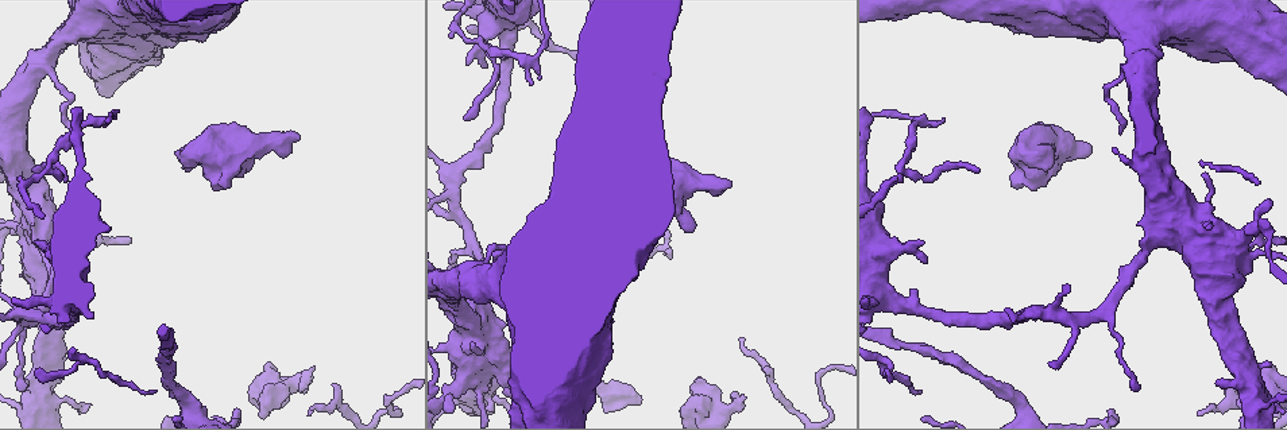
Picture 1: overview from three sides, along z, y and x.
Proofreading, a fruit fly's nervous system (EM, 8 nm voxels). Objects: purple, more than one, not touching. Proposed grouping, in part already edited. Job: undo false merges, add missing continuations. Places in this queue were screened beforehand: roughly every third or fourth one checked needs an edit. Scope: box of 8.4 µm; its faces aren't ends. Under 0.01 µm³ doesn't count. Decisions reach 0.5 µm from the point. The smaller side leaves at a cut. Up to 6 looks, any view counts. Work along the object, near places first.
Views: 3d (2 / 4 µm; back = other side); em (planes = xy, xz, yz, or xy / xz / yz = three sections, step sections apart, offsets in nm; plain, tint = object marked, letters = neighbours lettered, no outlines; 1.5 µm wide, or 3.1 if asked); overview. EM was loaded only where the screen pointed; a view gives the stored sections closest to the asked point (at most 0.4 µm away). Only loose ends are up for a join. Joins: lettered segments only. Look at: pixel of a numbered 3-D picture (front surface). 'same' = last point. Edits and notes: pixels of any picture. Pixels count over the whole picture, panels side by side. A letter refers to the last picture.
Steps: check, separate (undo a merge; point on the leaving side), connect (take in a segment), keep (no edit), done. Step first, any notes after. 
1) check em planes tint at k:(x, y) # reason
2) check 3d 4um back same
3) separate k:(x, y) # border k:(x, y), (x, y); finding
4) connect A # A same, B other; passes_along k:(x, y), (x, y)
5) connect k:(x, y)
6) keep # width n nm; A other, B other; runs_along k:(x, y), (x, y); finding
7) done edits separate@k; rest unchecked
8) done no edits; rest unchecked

check 3d 4um at 1:(927, 262) # free end

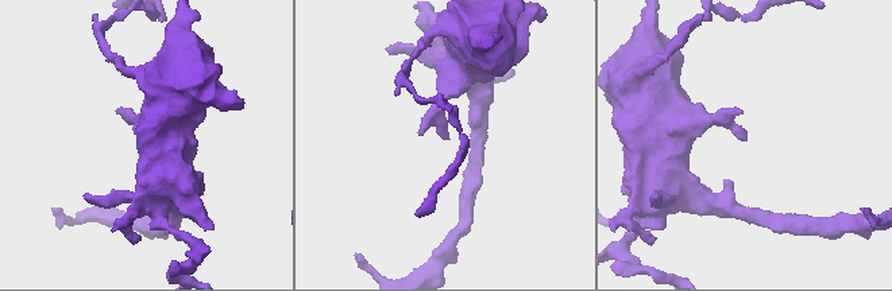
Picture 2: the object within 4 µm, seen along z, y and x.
check em xy step 8 letters at 2:(746, 137) # need the tissue

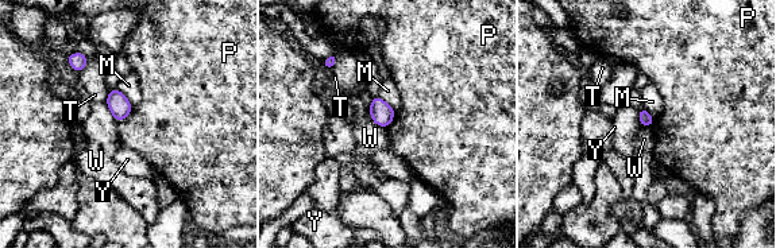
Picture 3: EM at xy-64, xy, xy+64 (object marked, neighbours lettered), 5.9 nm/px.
check em planes letters same

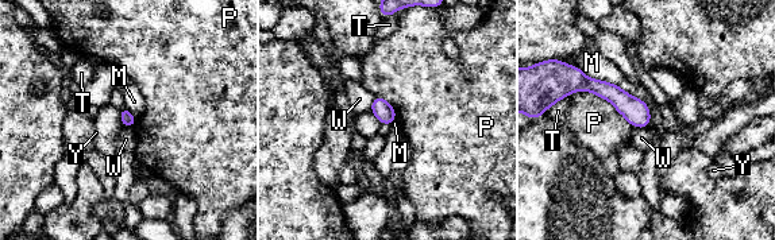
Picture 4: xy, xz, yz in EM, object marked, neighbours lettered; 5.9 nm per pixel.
keep # longest_contact M 480 nm; M other, P other, T other, W other, Y other; no lettered segment goes on from it

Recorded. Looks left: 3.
check em planes letters at 1:(918, 393) # thin end

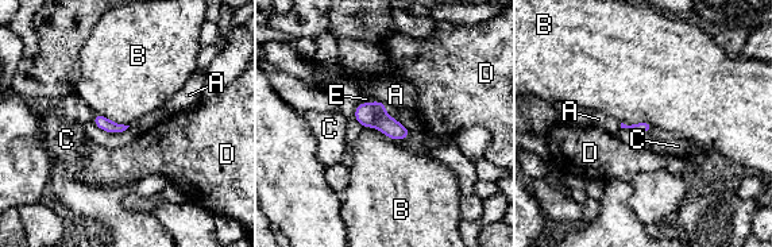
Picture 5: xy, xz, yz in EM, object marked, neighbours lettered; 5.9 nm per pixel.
keep # A other, B other, C other, D other, E other; border 5:(95, 112), (112, 122), (128, 126); no lettered segment goes on from it

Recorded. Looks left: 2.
check 3d 4um at 1:(186, 401) # sudden change in width

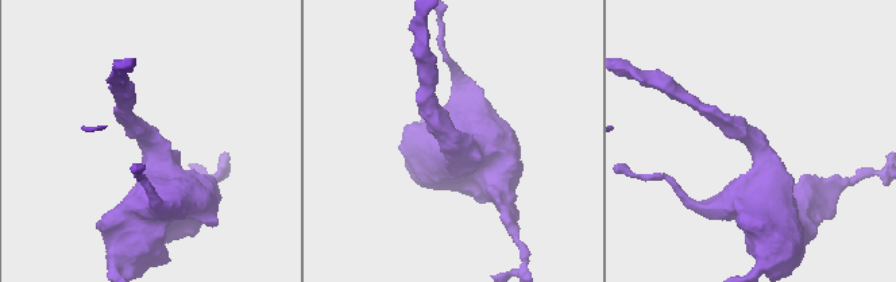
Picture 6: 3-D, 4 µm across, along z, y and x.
check em planes letters at 6:(758, 140) # arm_widths 200, 600 nm; shape alone is not enough

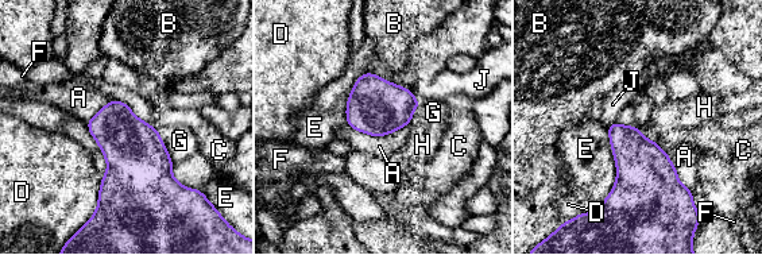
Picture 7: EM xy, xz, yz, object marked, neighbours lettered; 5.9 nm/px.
keep # longest_contact E 460 nm; A other, B other, C other, D other, E other, F other, G other, H other, J other; border 7:(347, 123), (372, 135), (409, 124); one neuron here

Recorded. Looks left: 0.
done no edits; rest unchecked

